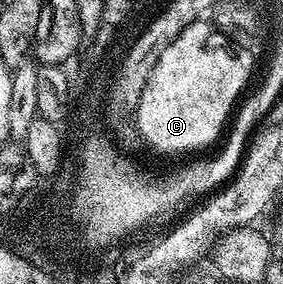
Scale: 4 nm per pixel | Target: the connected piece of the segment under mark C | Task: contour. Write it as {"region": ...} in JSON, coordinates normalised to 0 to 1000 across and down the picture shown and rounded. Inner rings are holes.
{"region":[[[689,88],[583,187],[580,211],[569,211],[555,246],[519,278],[481,398],[484,479],[555,539],[682,546],[696,539],[693,525],[731,521],[767,479],[784,479],[845,345],[869,324],[852,292],[866,282],[866,257],[876,257],[876,232],[880,215],[862,204],[827,208],[774,137],[746,130],[742,109],[721,88]]]}

